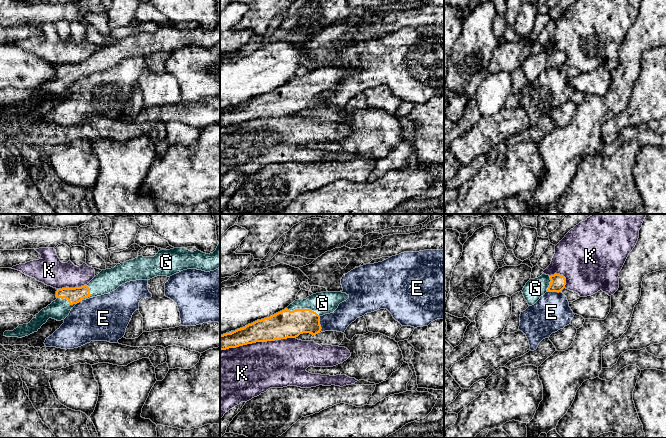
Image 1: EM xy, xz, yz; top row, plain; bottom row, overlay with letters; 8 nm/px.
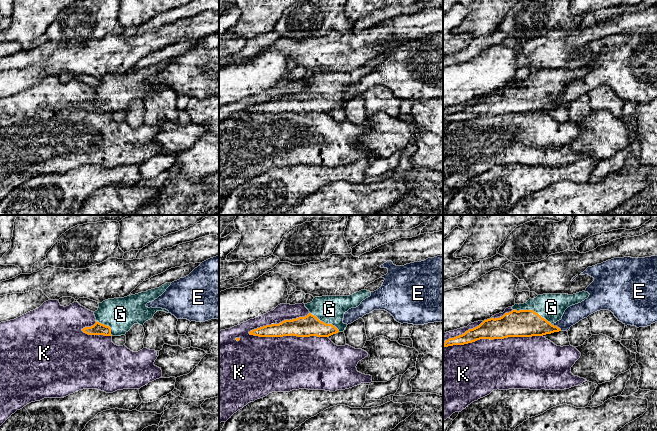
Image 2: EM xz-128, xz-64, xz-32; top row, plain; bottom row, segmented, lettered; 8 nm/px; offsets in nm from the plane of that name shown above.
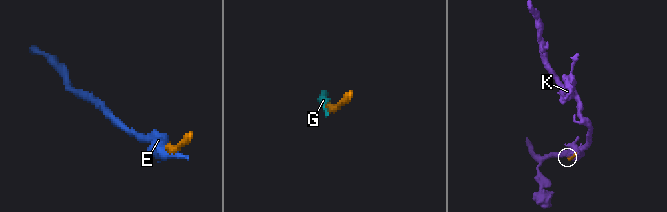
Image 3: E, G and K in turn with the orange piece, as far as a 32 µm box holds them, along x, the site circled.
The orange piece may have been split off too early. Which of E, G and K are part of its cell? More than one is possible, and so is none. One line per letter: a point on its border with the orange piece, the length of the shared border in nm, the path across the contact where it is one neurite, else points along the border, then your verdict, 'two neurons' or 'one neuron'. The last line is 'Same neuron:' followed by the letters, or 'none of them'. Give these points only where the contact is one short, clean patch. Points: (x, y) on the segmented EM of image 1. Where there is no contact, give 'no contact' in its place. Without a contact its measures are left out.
E: meets orange in xz at (319, 324); contact 140 nm long; two neurons
G: meets orange in xz at (303, 309); contact 280 nm long; one neuron
K: meets orange in xz at (257, 341); contact 600 nm long; two neurons
Same neuron: G

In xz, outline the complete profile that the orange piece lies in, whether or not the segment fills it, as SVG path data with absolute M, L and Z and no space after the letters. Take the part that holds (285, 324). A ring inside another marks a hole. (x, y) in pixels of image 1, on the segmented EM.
M321 292L303 300L295 300L284 310L257 320L231 333L220 335L220 350L256 342L296 338L300 334L316 335L321 331L320 317L333 313L349 295Z

